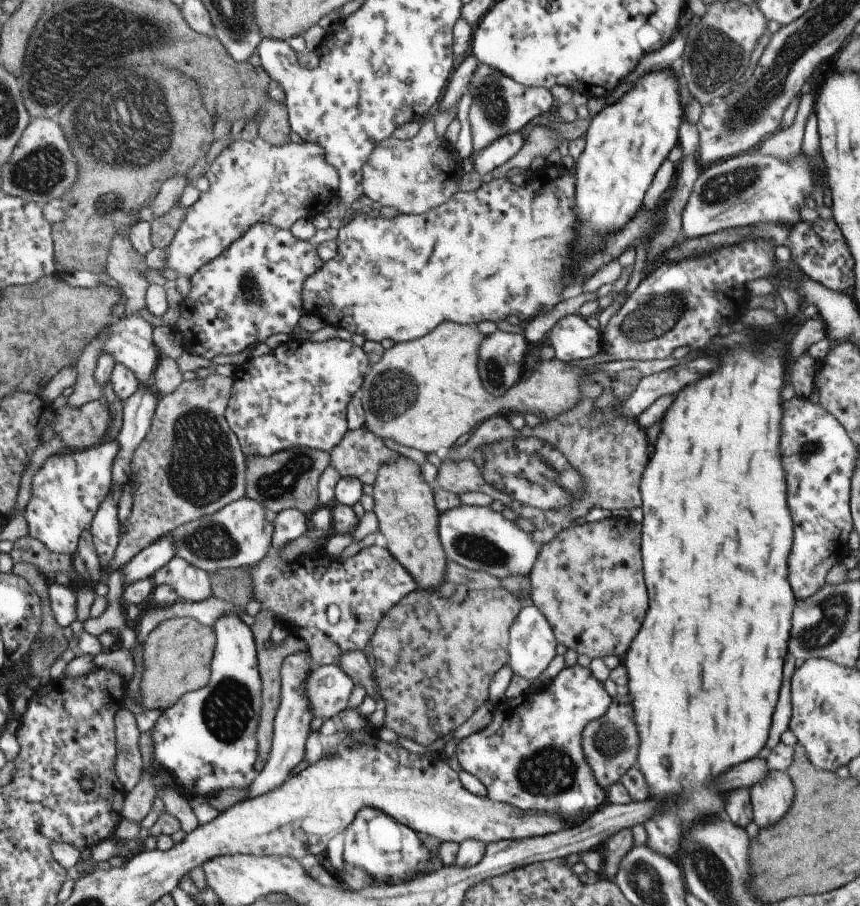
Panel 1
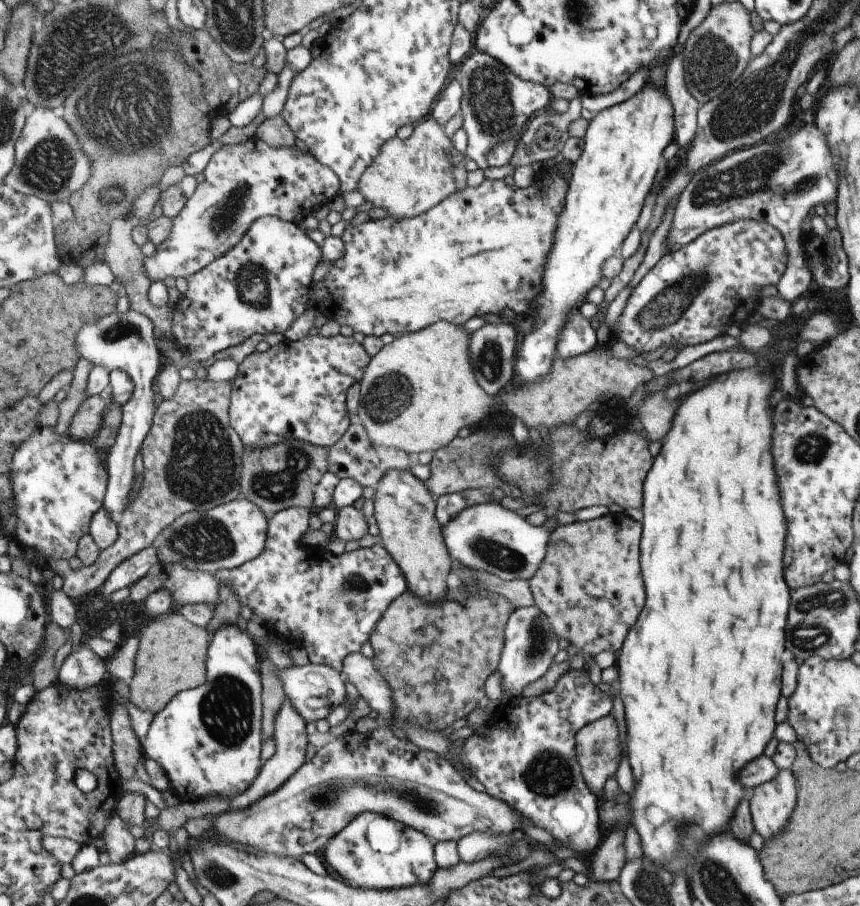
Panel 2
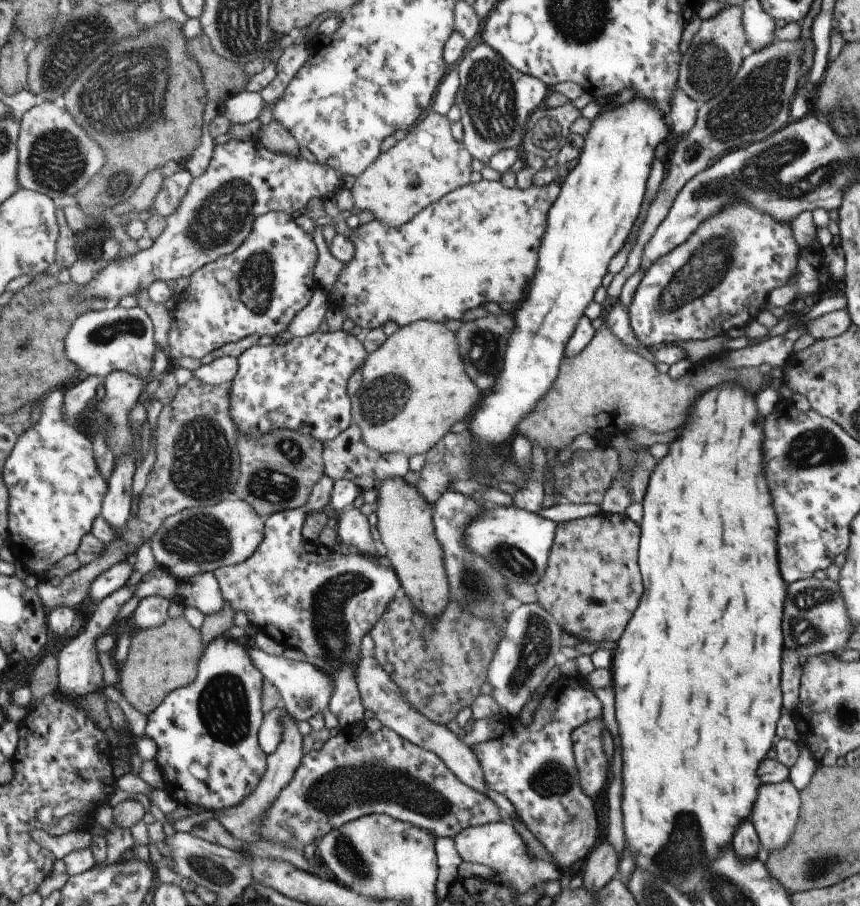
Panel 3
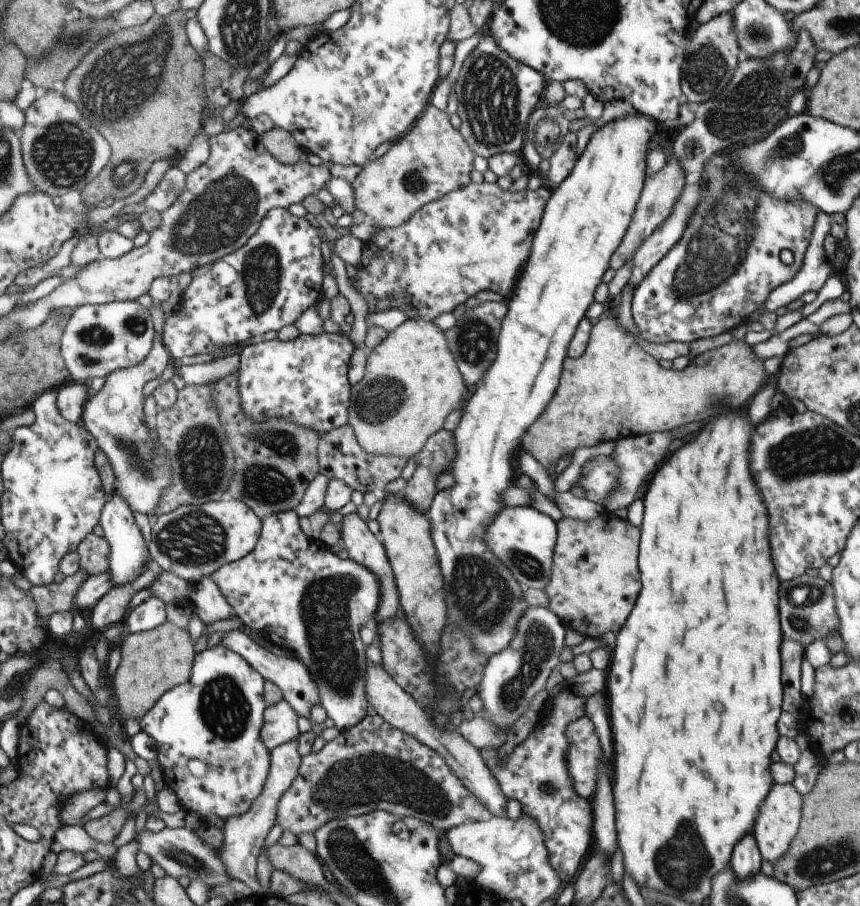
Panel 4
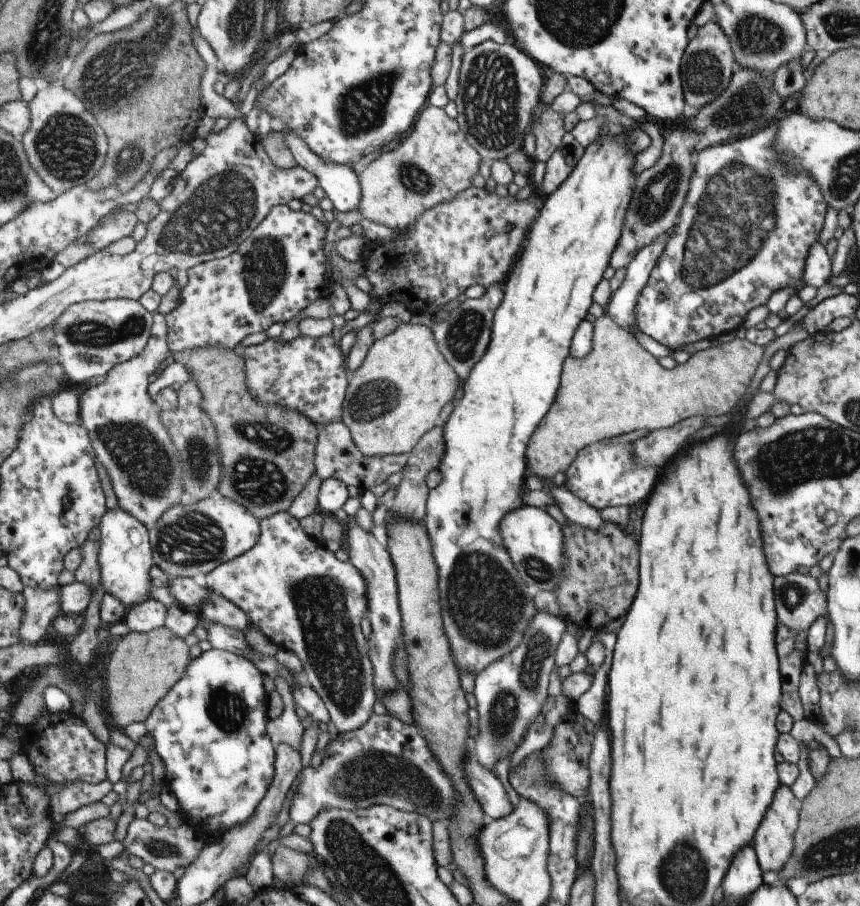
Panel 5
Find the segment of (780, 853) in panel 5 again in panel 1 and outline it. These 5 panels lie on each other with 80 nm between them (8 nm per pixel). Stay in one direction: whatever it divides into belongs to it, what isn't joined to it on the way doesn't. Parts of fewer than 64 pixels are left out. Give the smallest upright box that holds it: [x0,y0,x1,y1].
[748,771,794,828]

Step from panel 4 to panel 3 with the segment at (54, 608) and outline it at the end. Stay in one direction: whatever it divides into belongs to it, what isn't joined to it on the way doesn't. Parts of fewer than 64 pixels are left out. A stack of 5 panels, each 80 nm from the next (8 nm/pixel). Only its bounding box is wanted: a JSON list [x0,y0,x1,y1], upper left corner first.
[35,377,242,611]

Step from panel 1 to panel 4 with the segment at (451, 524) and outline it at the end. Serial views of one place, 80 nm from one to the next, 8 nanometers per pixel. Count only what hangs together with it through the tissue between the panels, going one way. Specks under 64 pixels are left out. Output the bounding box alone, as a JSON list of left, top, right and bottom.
[483,505,558,590]

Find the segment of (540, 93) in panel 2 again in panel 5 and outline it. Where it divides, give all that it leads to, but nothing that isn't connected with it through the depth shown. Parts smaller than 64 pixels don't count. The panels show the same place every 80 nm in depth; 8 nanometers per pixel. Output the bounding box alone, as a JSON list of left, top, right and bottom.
[454,39,541,162]

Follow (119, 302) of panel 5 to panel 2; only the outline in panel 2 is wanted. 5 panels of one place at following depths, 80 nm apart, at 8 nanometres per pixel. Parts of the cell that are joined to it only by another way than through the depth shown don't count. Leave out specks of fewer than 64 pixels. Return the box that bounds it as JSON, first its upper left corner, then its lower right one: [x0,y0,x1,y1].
[76,310,165,523]

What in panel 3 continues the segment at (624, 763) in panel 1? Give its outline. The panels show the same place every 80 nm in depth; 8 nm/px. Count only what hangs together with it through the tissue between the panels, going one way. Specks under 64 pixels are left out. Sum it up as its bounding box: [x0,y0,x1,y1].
[571,716,609,799]

